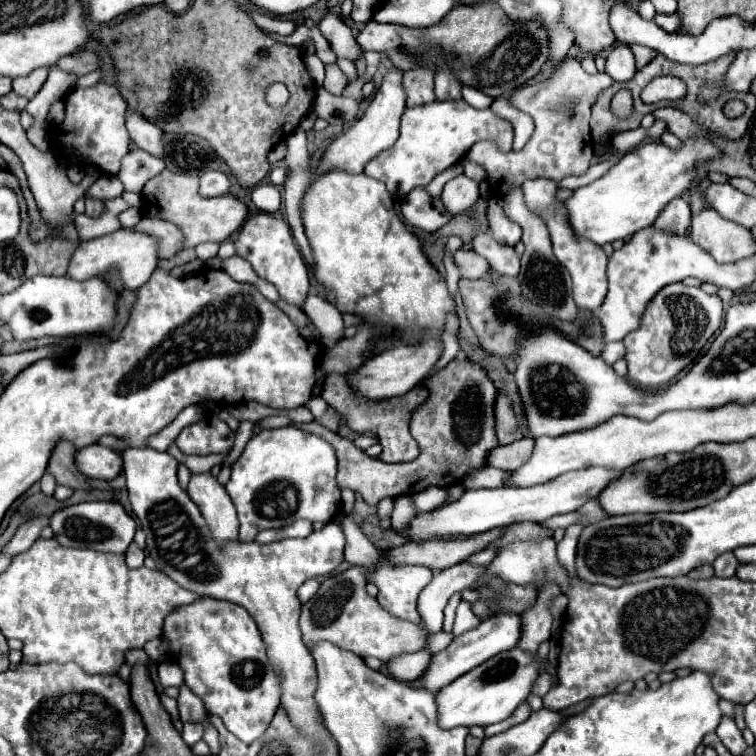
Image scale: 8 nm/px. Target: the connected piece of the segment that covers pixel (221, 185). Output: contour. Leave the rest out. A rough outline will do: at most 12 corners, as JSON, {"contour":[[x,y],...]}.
{"contour":[[223,172],[201,176],[201,196],[223,196],[231,182]]}

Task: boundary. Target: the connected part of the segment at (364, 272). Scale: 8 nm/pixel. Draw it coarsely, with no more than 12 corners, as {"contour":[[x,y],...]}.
{"contour":[[329,170],[301,202],[339,312],[441,338],[455,308],[383,182]]}

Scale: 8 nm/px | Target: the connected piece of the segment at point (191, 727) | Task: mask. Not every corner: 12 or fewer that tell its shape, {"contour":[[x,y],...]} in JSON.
{"contour":[[185,722],[183,740],[193,746],[203,738],[199,722]]}

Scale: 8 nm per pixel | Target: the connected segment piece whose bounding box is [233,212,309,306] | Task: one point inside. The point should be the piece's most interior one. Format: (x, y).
(266, 241)

